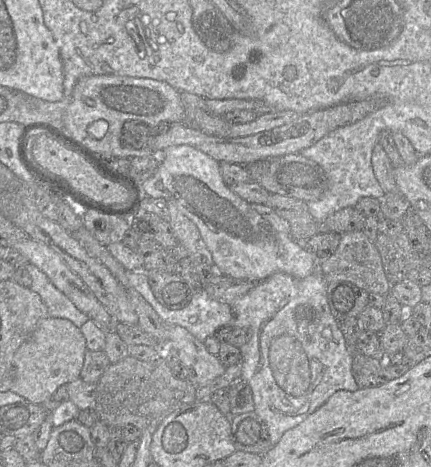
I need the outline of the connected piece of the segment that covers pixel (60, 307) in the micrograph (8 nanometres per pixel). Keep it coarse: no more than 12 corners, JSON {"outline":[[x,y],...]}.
{"outline":[[36,265],[26,269],[30,288],[49,317],[78,328],[90,319]]}

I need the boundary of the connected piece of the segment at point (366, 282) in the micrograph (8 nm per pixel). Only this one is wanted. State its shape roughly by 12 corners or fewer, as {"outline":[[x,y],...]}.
{"outline":[[362,230],[341,234],[320,259],[327,283],[382,296],[392,285]]}

